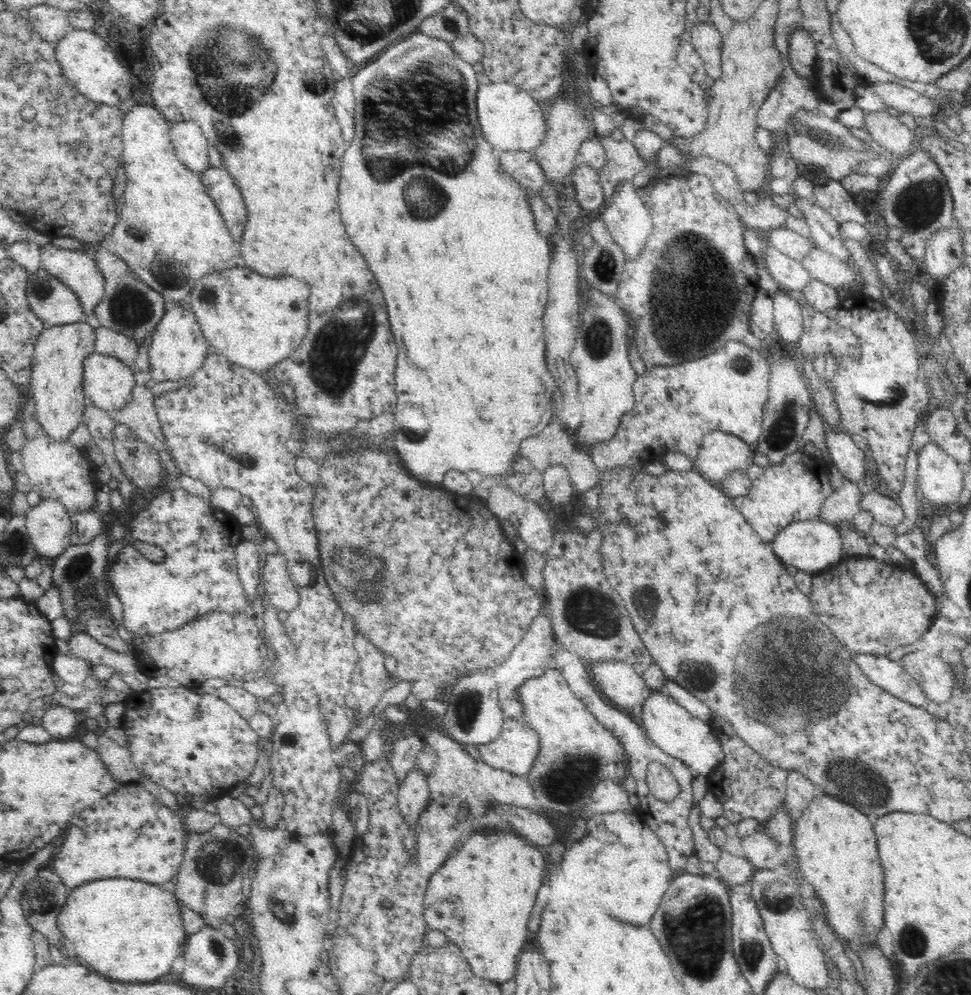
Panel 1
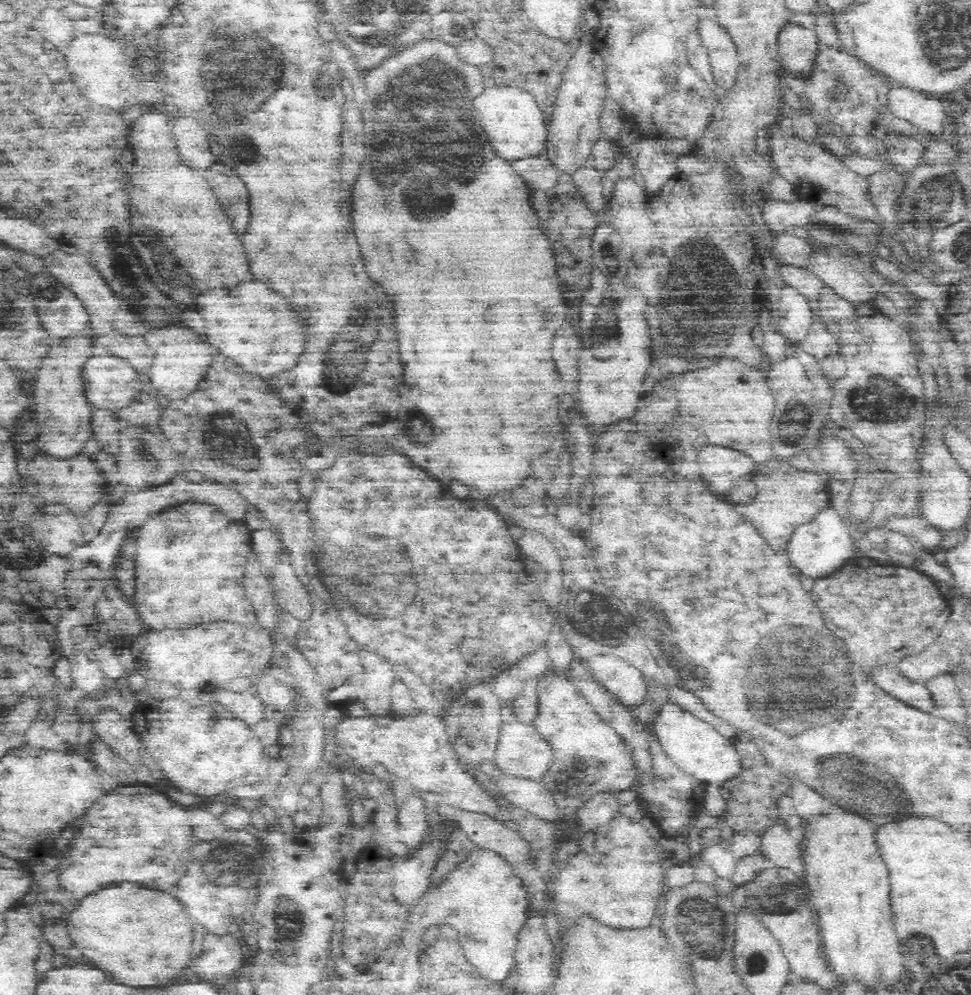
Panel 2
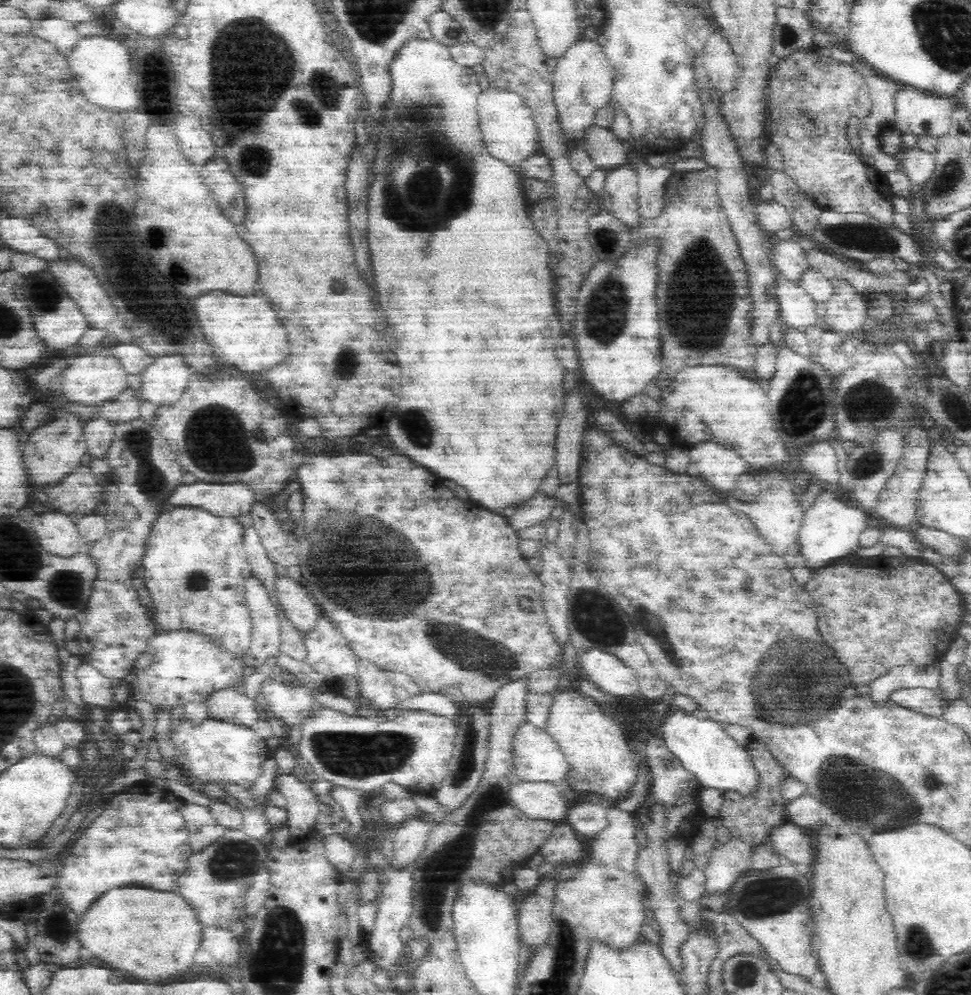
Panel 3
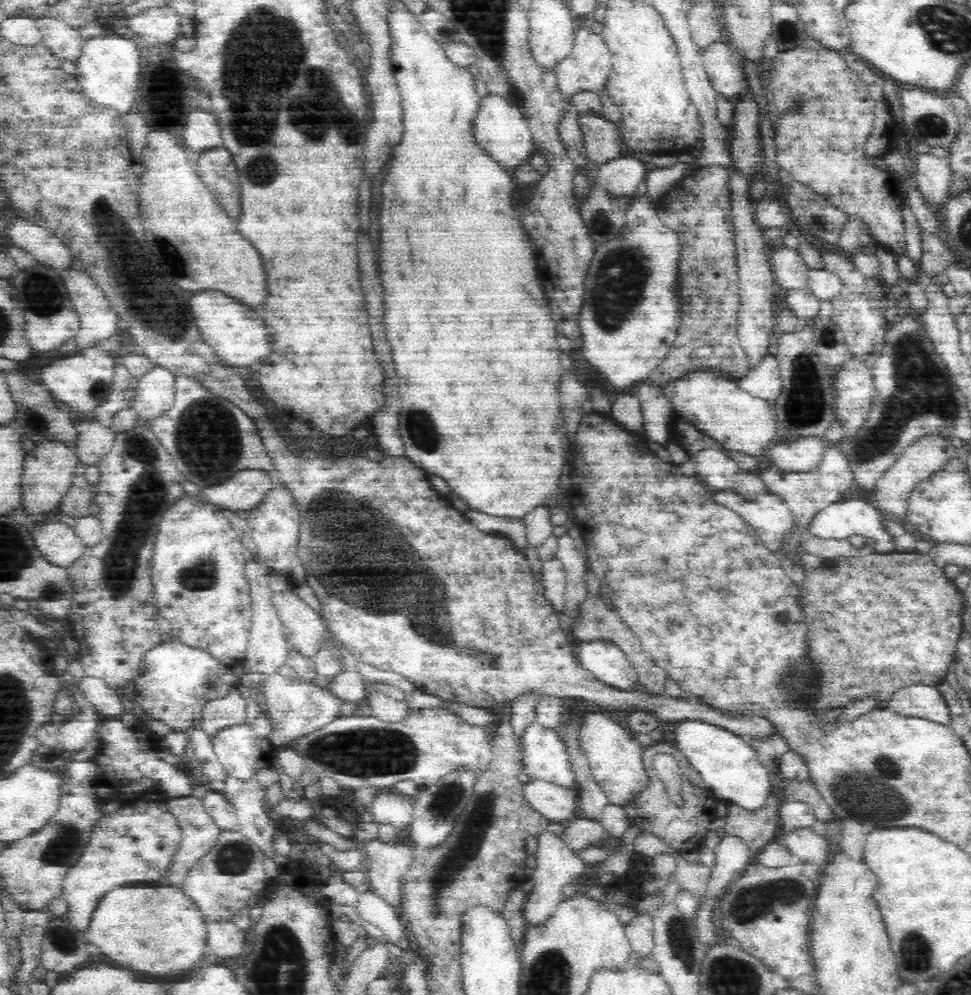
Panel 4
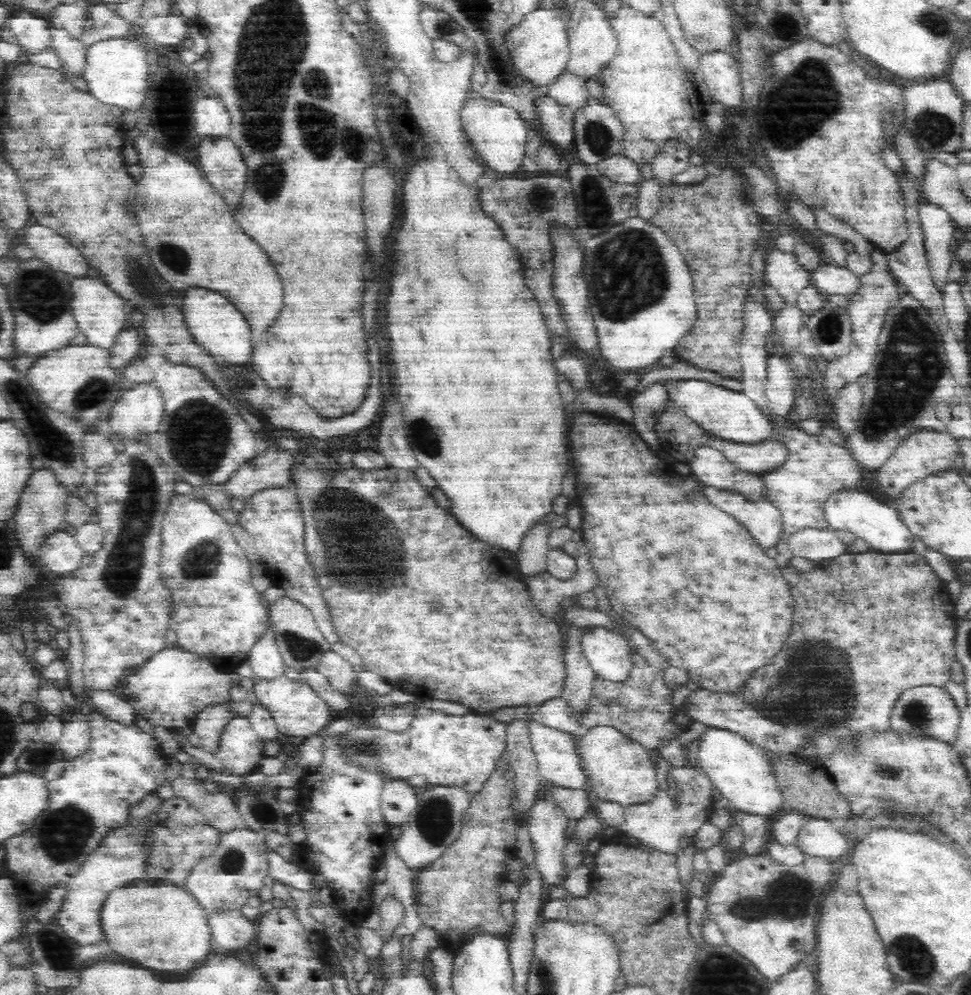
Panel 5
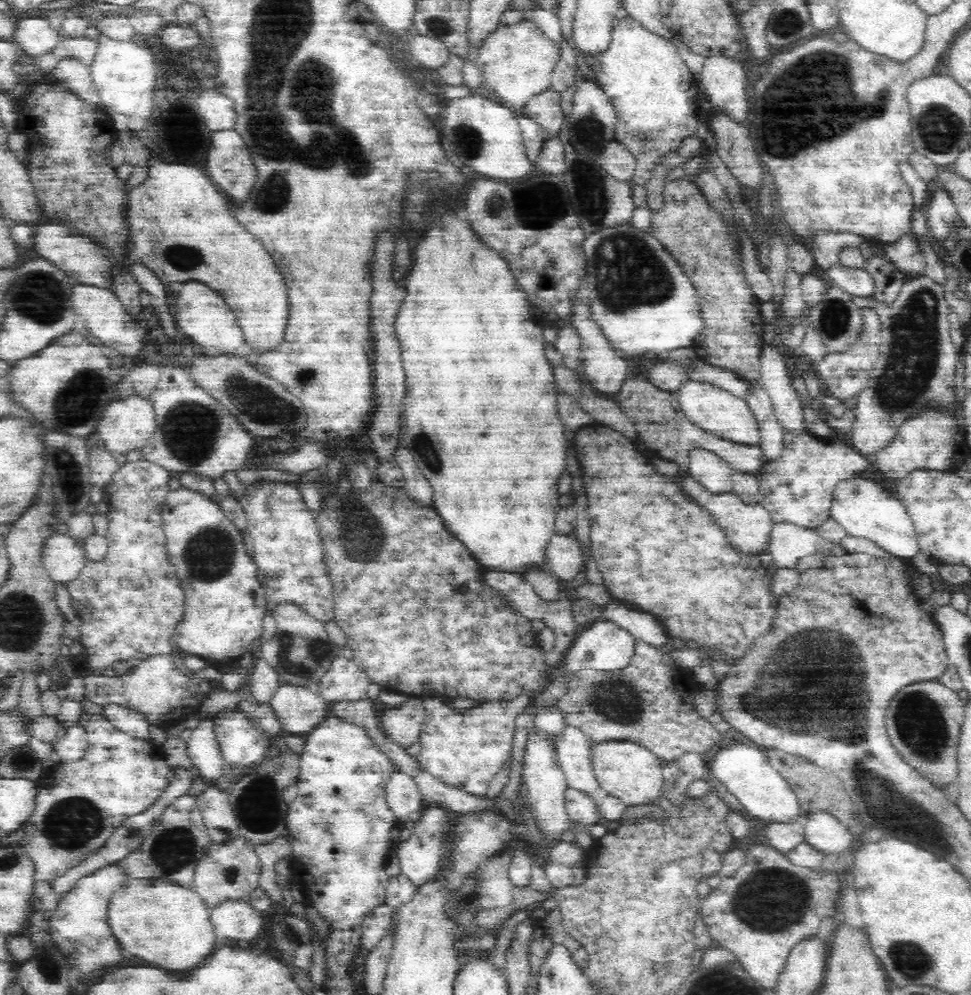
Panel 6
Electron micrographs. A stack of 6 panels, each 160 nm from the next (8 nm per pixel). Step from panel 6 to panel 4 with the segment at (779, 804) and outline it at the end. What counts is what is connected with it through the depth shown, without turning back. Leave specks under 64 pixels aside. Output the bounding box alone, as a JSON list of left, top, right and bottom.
[672,718,771,810]

